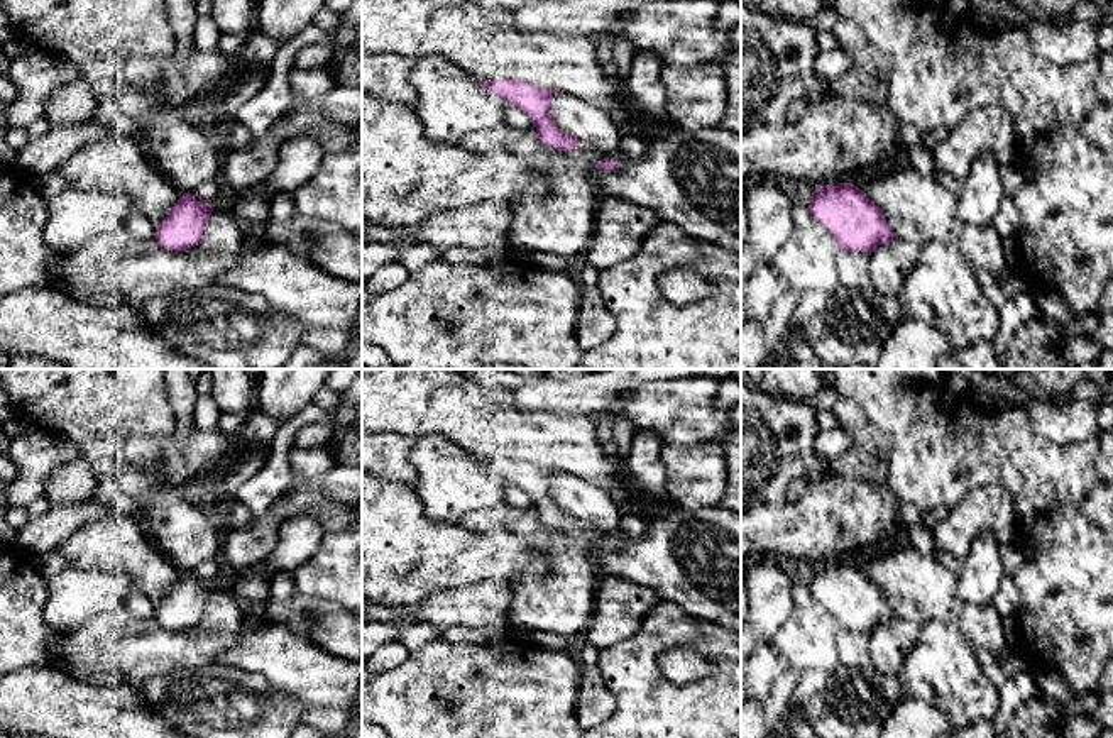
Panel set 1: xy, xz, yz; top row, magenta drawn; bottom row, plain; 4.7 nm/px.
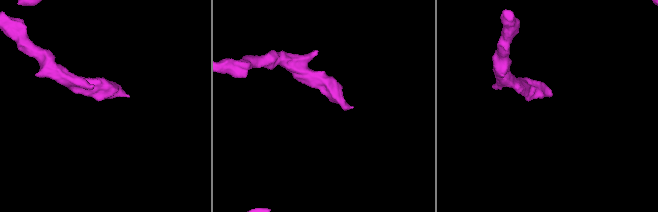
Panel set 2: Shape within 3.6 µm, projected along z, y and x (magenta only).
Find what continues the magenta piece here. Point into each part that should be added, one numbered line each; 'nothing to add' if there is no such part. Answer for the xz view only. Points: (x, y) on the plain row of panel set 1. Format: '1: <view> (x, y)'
1: xz (692, 559)

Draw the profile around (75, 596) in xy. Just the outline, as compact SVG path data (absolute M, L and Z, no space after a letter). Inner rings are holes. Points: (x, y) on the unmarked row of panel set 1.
M68 567L47 581L46 623L71 635L100 614L123 609L132 591L127 572Z

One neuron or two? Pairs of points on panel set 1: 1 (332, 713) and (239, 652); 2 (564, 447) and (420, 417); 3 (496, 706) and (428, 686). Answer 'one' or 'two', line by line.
1: one
2: one
3: one

